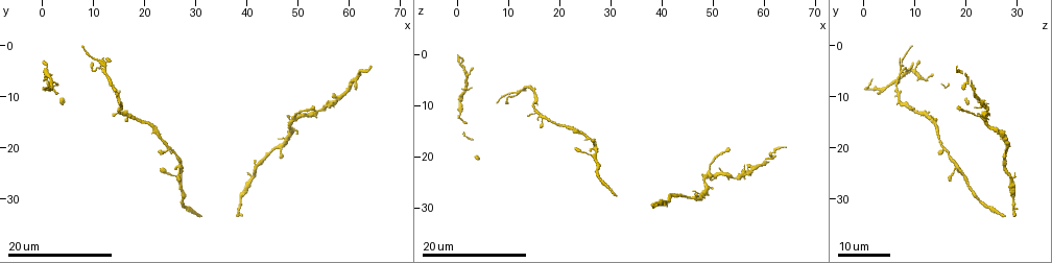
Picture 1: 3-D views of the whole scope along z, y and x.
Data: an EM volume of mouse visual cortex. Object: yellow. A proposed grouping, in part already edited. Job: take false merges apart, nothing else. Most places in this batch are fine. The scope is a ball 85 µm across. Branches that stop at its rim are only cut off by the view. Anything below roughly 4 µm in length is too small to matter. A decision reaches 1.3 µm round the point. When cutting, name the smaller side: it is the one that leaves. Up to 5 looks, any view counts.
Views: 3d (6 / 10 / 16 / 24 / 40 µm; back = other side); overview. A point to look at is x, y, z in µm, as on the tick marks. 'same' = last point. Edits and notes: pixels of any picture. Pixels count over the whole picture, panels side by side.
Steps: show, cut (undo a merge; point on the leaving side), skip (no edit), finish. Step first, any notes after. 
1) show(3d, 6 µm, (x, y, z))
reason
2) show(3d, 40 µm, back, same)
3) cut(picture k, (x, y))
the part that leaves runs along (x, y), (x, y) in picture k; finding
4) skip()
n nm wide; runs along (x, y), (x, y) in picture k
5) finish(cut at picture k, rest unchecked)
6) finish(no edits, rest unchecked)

show(3d, 16 µm, (49.5, 14.0, 24.0))
thin arm on a thick one

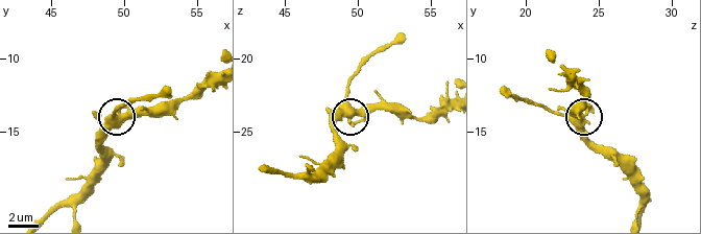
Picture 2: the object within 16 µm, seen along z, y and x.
show(3d, 10 µm, (49.8, 14.0, 23.6))

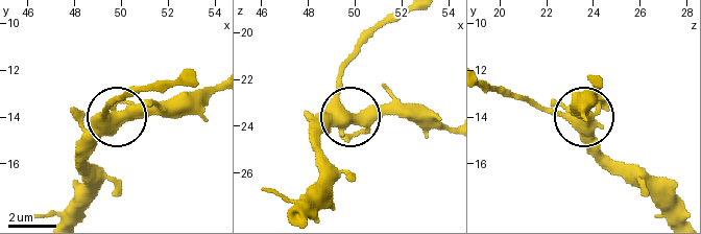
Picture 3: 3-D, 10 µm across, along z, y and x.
skip()
all the same cell

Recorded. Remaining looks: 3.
show(3d, 16 µm, (60.5, 7.0, 20.5))
narrows sharply

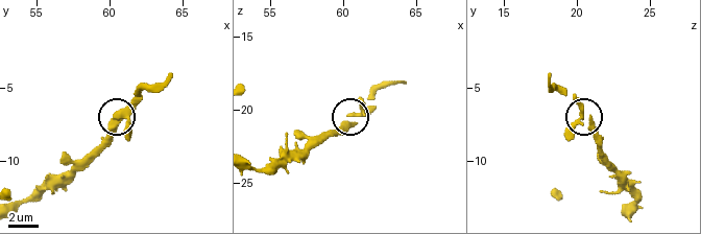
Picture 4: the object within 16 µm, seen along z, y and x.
show(3d, 10 µm, (60.4, 7.0, 20.8))
zoom in

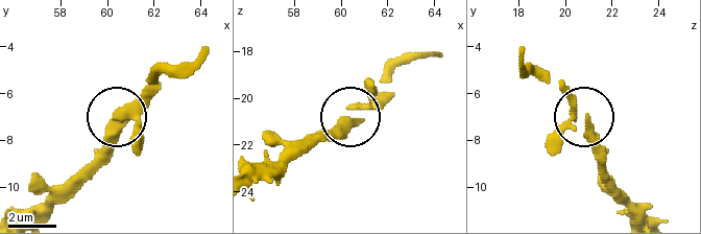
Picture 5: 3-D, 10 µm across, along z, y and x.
skip()
runs along (258, 180), (381, 96) in picture 5; one cell here

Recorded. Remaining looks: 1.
finish(no edits, rest unchecked)

